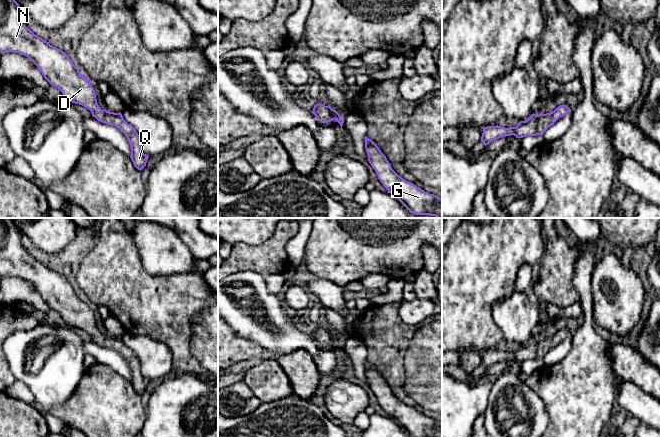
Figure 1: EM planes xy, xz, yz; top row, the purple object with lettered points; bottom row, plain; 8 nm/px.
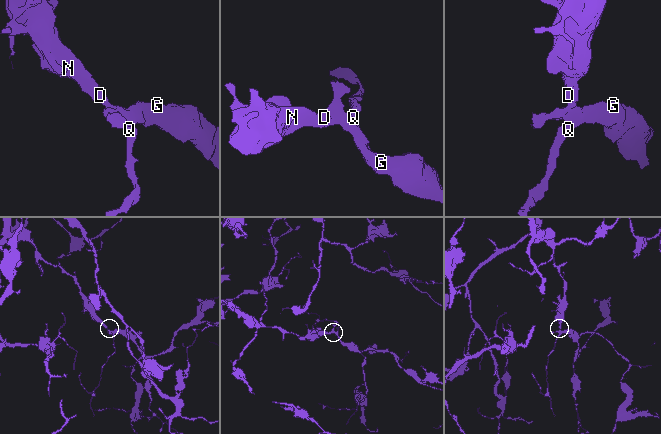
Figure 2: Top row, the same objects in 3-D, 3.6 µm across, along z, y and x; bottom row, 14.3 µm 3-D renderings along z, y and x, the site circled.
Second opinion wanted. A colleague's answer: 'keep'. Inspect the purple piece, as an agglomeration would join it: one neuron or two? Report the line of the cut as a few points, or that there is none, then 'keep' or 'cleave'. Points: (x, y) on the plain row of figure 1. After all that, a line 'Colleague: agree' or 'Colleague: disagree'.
cut none; keep
Colleague: agree

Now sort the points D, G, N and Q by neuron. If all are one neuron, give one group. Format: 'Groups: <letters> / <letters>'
Groups: D G N Q

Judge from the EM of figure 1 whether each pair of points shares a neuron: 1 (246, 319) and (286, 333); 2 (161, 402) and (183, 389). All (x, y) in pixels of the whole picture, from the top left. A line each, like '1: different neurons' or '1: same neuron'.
1: same neuron
2: same neuron

